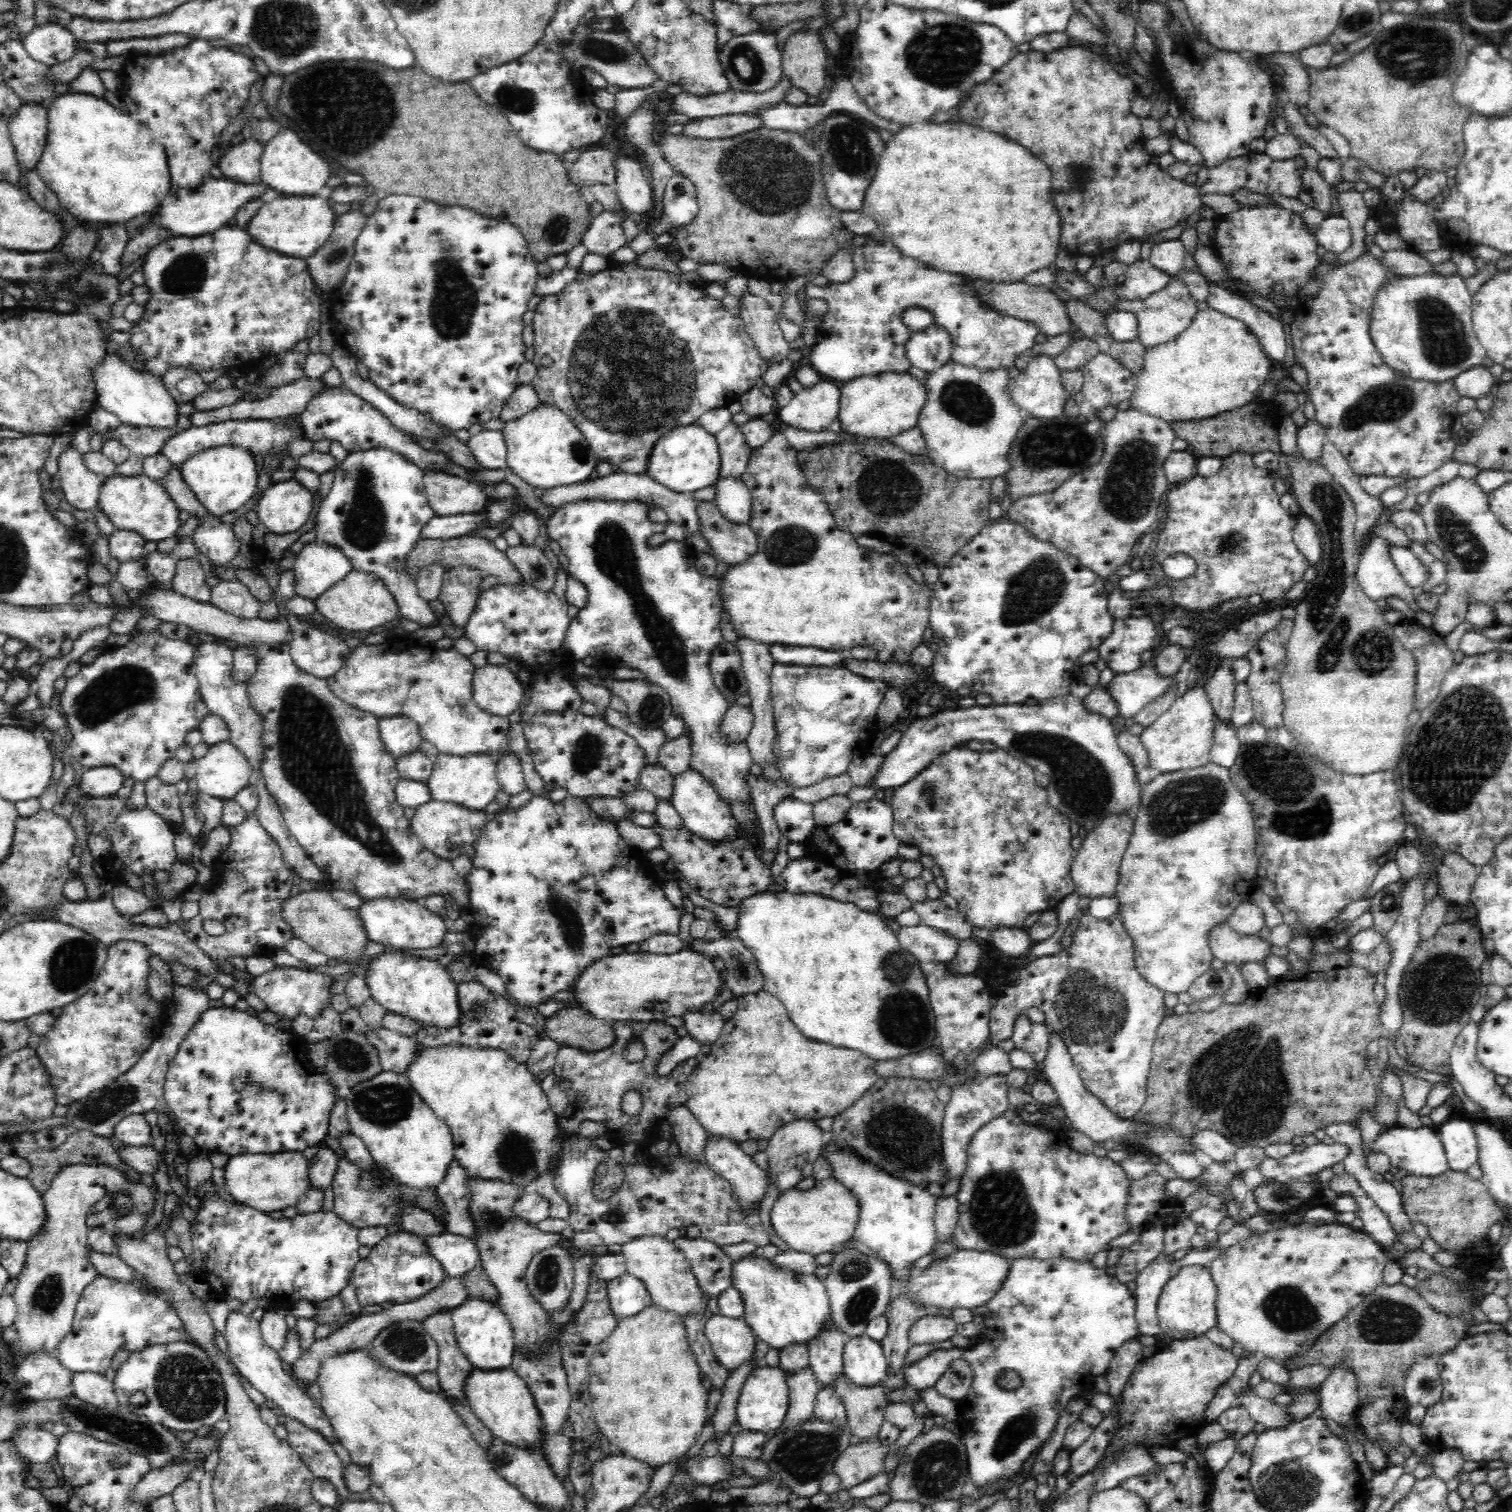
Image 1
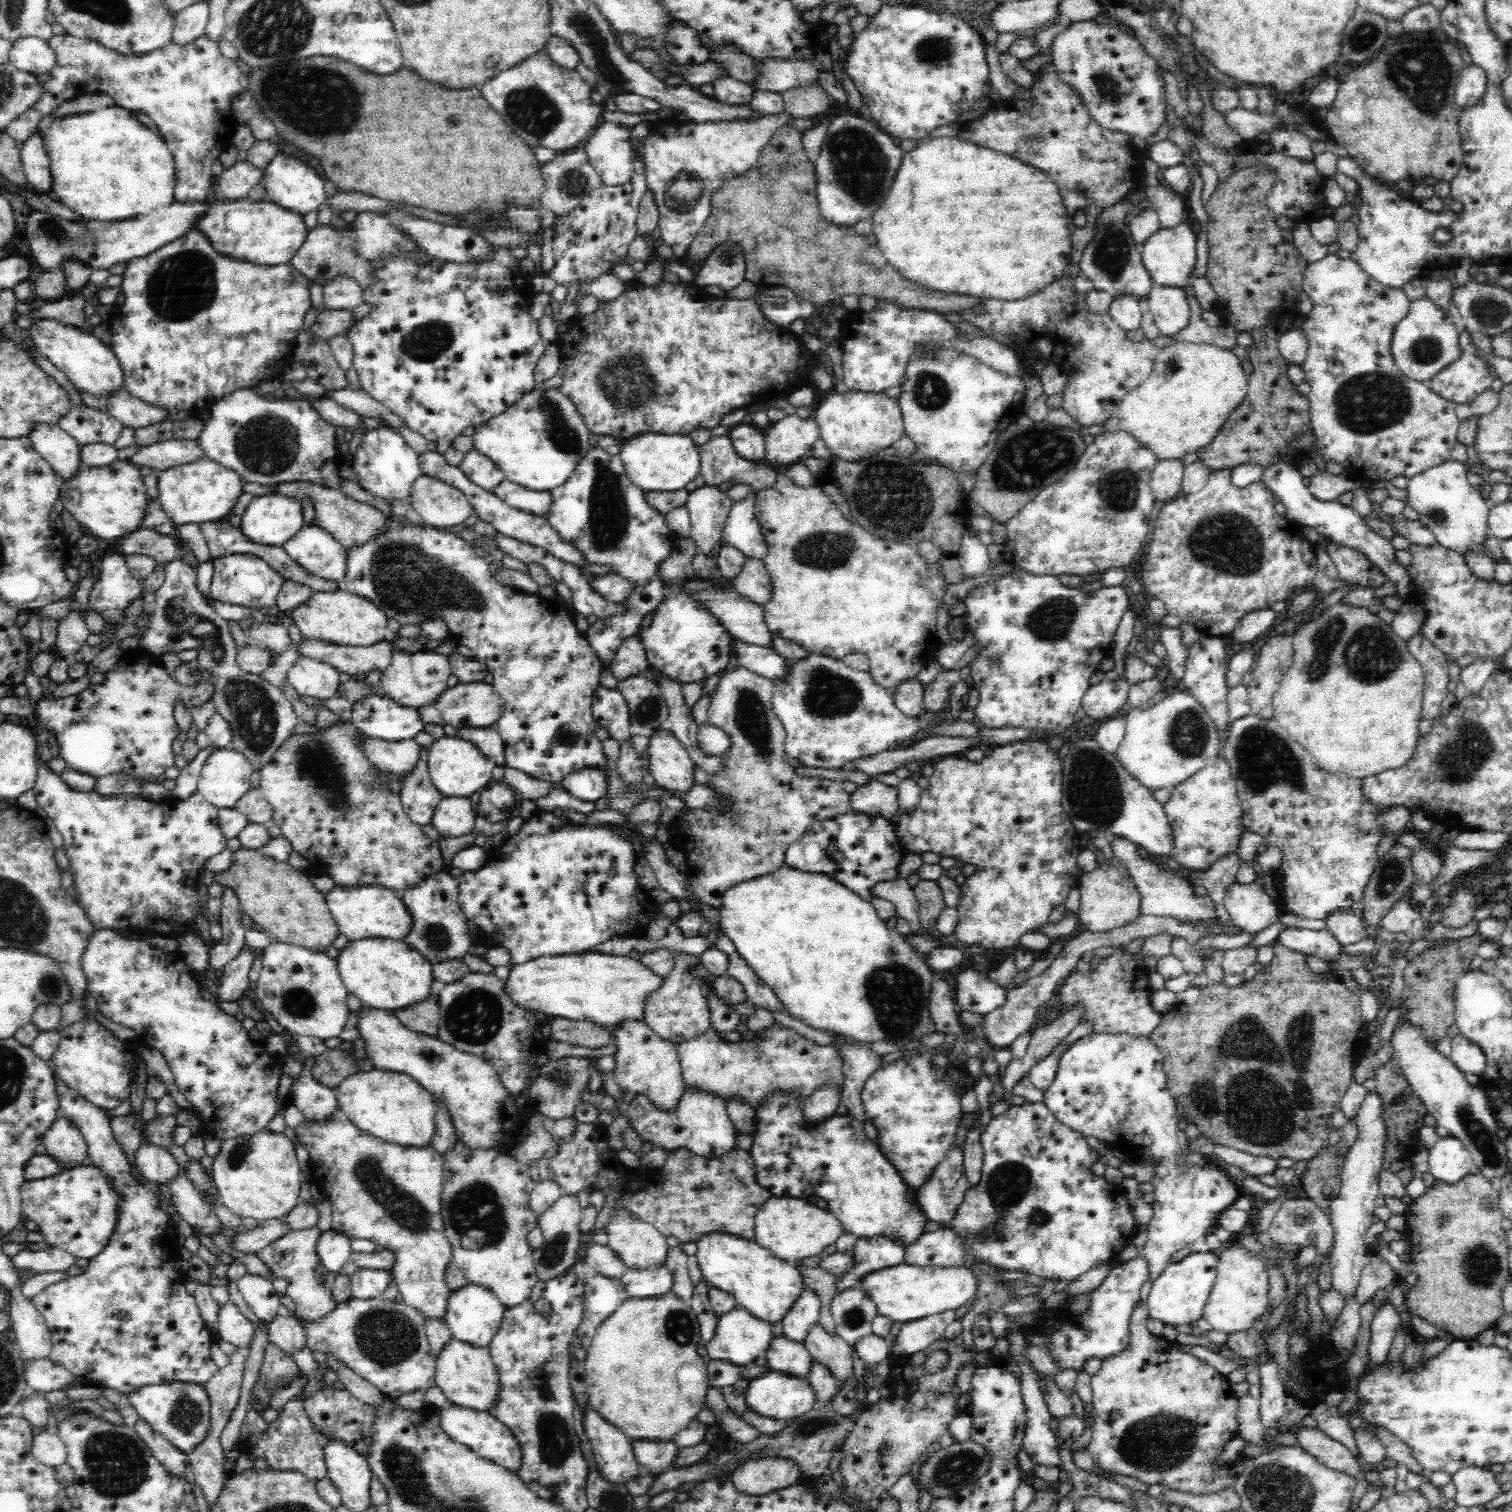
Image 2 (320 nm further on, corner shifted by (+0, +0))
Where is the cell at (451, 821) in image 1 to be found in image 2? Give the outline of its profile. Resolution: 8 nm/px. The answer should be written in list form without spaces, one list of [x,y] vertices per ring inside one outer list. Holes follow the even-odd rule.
[[[443,797],[434,812],[432,827],[450,838],[469,834],[477,818],[470,801],[468,797]]]

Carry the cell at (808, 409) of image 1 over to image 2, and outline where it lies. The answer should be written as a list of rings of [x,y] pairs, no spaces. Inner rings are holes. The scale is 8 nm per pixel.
[[[786,416],[780,422],[772,424],[765,432],[764,464],[774,468],[779,464],[793,465],[800,463],[806,456],[810,455],[812,444],[819,436],[818,425],[812,418],[802,420],[798,416]]]

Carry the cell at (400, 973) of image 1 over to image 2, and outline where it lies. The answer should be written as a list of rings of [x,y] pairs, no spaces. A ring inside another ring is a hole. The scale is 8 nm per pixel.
[[[364,938],[346,942],[346,946],[338,952],[335,958],[338,976],[342,979],[348,994],[354,994],[361,1000],[361,1004],[376,1009],[396,1011],[412,1004],[428,999],[428,994],[437,989],[437,983],[432,980],[432,964],[416,949],[404,943],[404,940]]]

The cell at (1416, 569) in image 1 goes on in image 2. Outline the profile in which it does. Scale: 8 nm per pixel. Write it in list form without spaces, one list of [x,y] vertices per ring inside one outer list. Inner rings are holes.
[[[1278,461],[1272,465],[1268,465],[1263,469],[1258,481],[1262,481],[1264,487],[1270,489],[1278,502],[1282,502],[1286,507],[1286,516],[1292,521],[1296,521],[1299,525],[1312,526],[1316,528],[1320,535],[1327,536],[1331,542],[1343,544],[1349,548],[1356,549],[1368,557],[1368,561],[1383,572],[1385,578],[1396,582],[1397,595],[1405,600],[1412,599],[1412,581],[1408,577],[1408,571],[1396,562],[1395,550],[1390,544],[1391,539],[1378,536],[1372,532],[1364,517],[1360,516],[1351,506],[1344,505],[1336,501],[1321,501],[1316,499],[1314,495],[1302,483],[1302,474],[1296,467],[1292,467],[1284,461]]]

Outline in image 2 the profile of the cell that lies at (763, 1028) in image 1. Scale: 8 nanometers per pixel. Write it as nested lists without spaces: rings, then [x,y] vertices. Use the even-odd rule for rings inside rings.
[[[772,1020],[764,1028],[752,1028],[740,1042],[729,1043],[715,1029],[684,1040],[677,1044],[684,1082],[692,1088],[707,1090],[728,1100],[730,1096],[741,1096],[753,1109],[770,1092],[795,1092],[808,1098],[822,1084],[837,1084],[842,1087],[843,1056],[832,1044],[817,1044],[796,1034],[796,1028]]]

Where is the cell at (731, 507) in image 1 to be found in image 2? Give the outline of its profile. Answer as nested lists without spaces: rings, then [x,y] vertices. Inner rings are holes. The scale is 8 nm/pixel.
[[[755,495],[734,503],[730,509],[721,534],[721,541],[736,548],[746,559],[764,561],[768,556],[768,545],[754,515]]]

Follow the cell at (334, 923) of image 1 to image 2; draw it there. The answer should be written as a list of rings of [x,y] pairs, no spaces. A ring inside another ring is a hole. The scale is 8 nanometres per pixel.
[[[241,846],[232,852],[232,866],[228,866],[224,872],[215,873],[214,881],[223,887],[230,888],[238,898],[242,914],[256,921],[264,931],[272,934],[277,942],[300,945],[320,952],[332,945],[334,938],[339,934],[338,925],[326,906],[324,894],[316,890],[305,871],[292,867],[288,861],[278,862],[264,856],[258,849]]]

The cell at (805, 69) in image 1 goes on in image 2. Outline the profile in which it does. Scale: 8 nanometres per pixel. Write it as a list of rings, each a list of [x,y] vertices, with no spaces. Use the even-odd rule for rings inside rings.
[[[819,84],[792,87],[781,92],[780,96],[784,101],[784,110],[794,120],[798,120],[798,118],[812,119],[830,108],[831,98]]]

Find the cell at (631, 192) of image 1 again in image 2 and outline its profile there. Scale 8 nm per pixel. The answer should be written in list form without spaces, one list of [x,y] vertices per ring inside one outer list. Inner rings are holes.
[[[602,121],[583,149],[602,184],[620,186],[630,182],[633,156],[629,126]]]

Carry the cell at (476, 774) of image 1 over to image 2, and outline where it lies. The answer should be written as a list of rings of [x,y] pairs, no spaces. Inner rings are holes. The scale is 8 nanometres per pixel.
[[[444,735],[434,740],[429,749],[427,770],[434,787],[442,797],[470,797],[475,792],[487,789],[492,783],[491,775],[495,764],[470,741],[457,736]]]

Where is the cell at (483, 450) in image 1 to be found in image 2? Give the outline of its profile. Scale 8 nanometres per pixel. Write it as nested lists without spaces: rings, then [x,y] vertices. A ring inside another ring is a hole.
[[[474,449],[465,453],[459,468],[474,485],[491,493],[505,479],[504,473],[494,462]]]

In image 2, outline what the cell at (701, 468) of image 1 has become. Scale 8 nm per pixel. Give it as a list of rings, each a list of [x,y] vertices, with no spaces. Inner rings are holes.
[[[646,432],[621,442],[619,457],[626,476],[643,491],[674,492],[694,480],[699,474],[700,457],[690,436]]]

